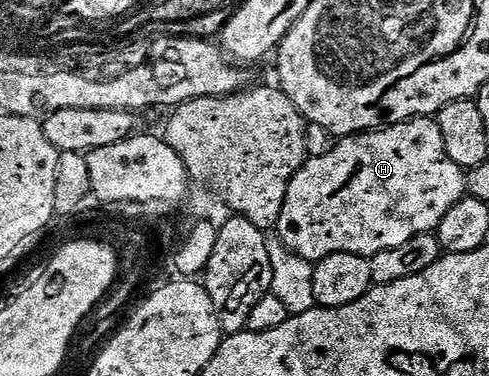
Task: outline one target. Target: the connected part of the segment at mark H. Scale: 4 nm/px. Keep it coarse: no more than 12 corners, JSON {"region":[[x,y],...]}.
{"region":[[439,119],[345,136],[276,217],[303,260],[435,233],[466,195]]}

